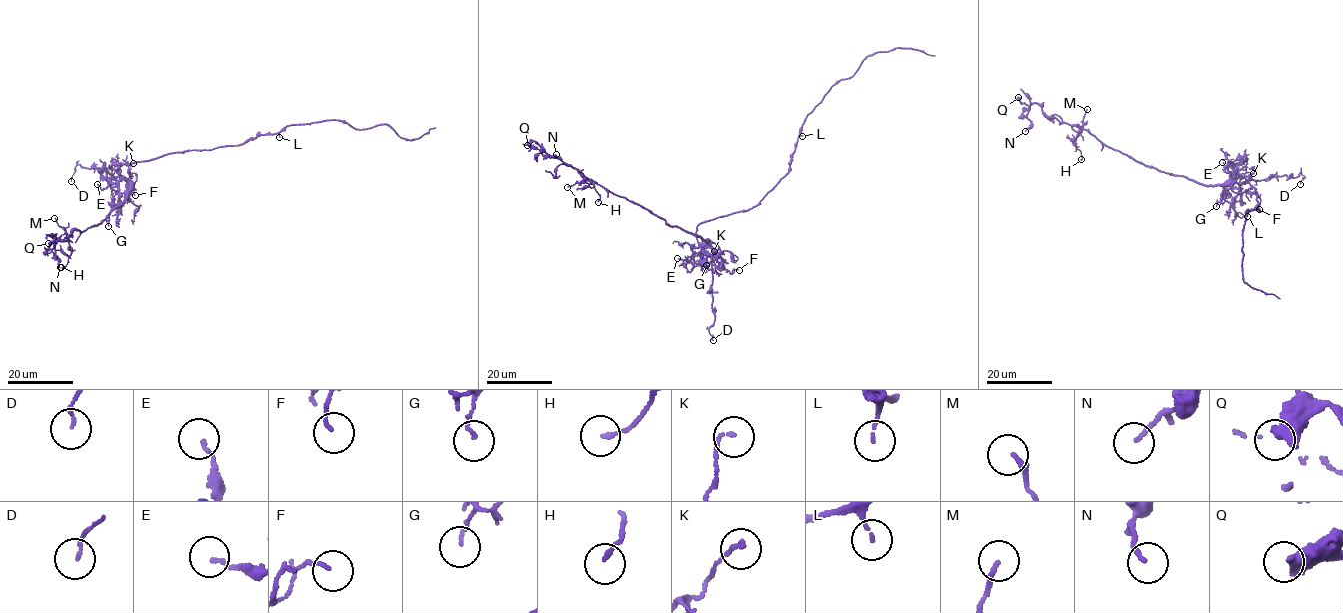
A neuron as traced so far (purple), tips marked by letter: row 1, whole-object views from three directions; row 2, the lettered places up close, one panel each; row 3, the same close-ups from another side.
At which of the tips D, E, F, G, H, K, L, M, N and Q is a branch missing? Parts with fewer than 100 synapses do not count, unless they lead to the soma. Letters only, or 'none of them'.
none of them

